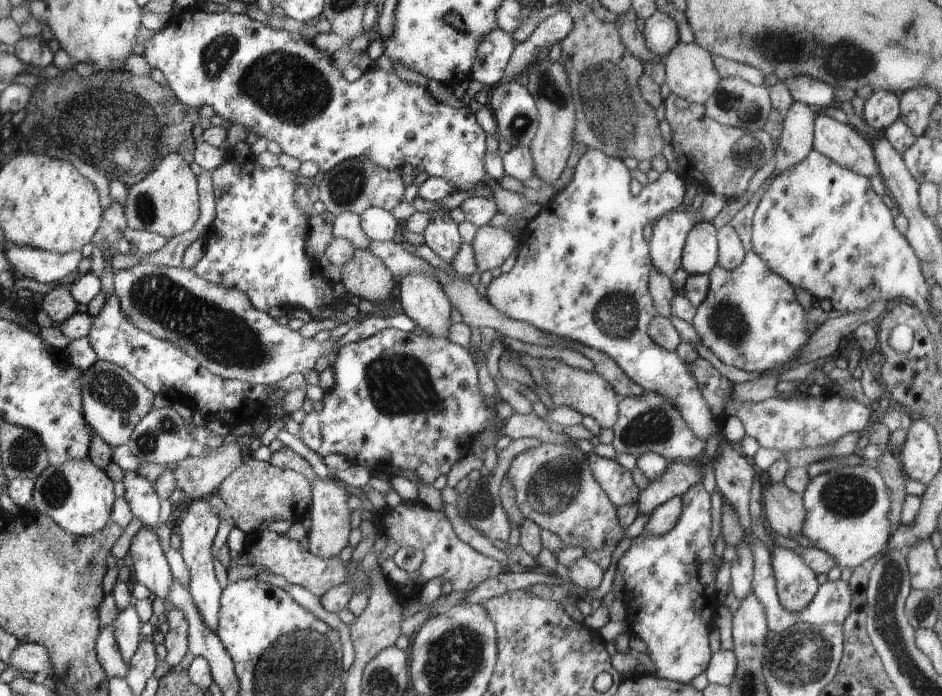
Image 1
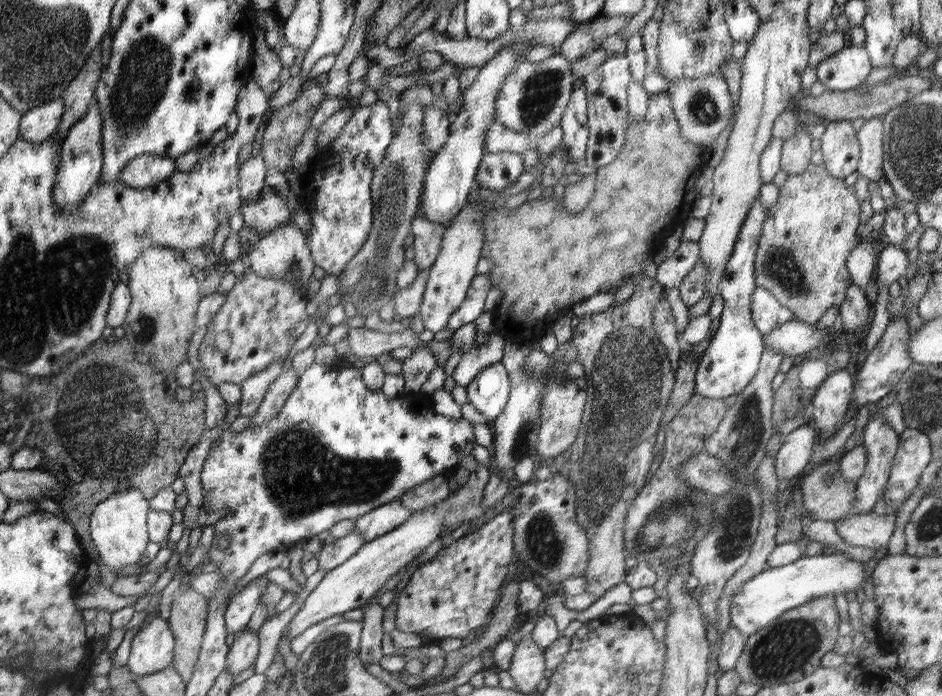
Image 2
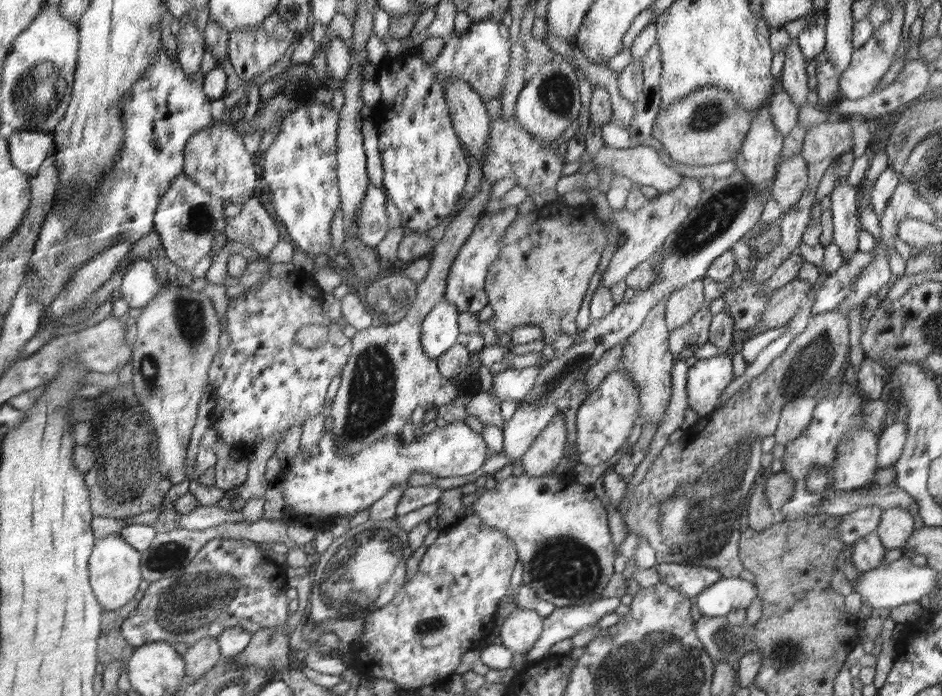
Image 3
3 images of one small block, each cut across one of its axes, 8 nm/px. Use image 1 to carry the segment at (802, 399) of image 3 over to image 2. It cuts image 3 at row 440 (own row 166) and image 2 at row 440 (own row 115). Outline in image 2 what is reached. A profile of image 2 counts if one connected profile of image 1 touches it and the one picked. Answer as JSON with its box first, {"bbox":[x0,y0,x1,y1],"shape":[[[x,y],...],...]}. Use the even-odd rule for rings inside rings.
{"bbox":[775,423,817,481],"shape":[[[811,423],[803,424],[785,438],[786,442],[775,456],[775,472],[778,479],[790,481],[802,474],[812,457],[817,431]]]}

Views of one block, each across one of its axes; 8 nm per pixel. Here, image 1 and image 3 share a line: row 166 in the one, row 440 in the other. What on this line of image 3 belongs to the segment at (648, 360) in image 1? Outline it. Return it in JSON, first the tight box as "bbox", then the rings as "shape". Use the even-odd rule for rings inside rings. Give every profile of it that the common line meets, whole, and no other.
{"bbox":[575,369,640,467],"shape":[[[618,369],[610,373],[607,380],[587,396],[577,411],[575,446],[579,463],[594,467],[610,460],[628,440],[632,428],[638,424],[640,404],[636,382],[632,382],[627,374]]]}

